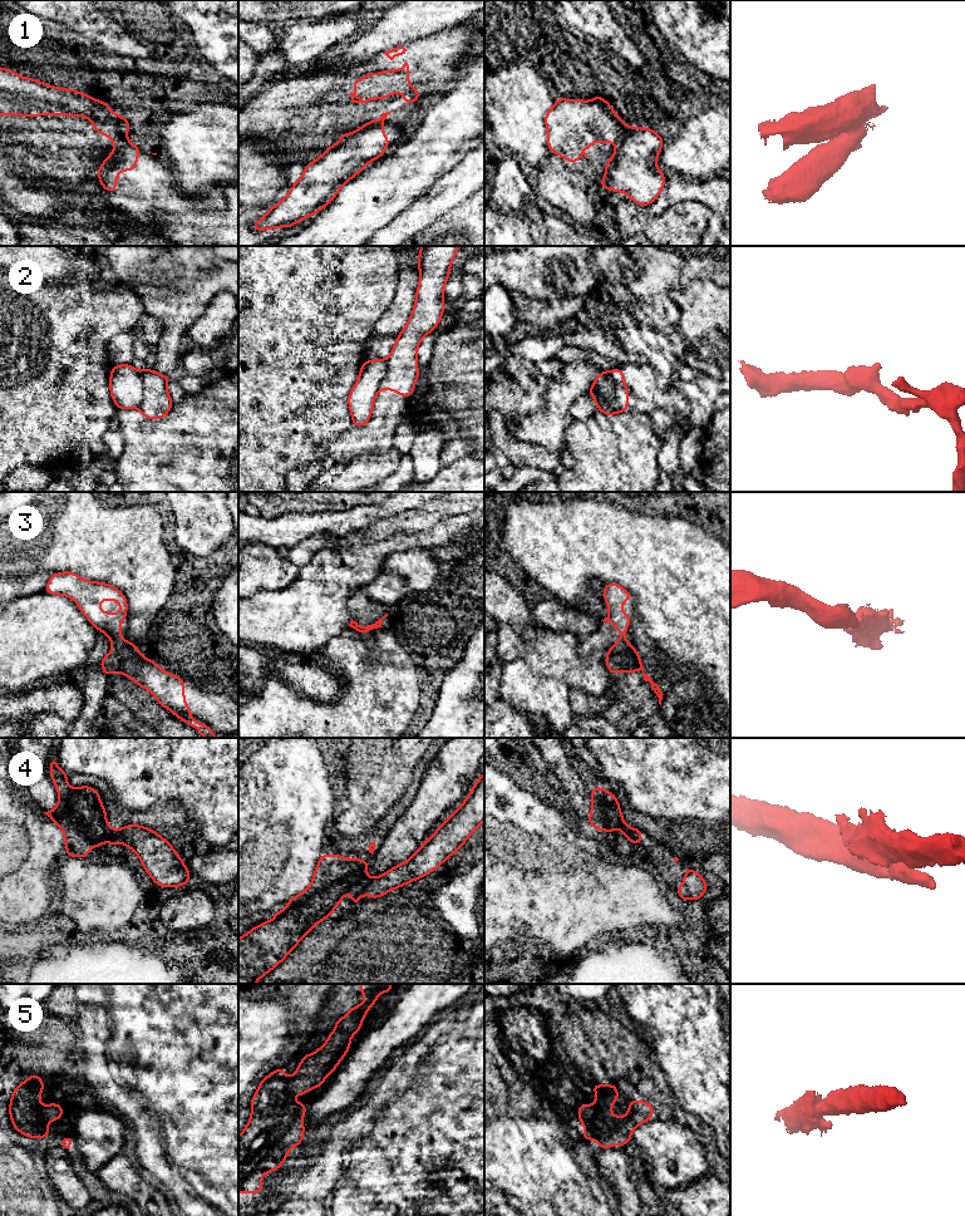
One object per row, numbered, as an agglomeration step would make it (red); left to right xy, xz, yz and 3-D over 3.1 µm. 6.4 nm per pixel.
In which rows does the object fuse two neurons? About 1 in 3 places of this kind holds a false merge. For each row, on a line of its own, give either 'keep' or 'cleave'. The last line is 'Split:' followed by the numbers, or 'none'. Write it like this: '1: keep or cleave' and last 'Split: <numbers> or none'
1: cleave
2: cleave
3: keep
4: cleave
5: keep
Split: 1, 2, 4

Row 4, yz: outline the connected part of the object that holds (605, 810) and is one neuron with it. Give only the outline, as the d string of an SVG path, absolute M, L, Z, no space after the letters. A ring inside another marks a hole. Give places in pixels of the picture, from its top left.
M594 787L591 792L591 816L586 823L595 826L594 833L600 833L600 826L605 827L605 833L612 835L612 828L619 828L629 840L629 842L637 845L631 838L631 832L636 828L630 828L621 814L620 804L616 796L604 789L604 787Z

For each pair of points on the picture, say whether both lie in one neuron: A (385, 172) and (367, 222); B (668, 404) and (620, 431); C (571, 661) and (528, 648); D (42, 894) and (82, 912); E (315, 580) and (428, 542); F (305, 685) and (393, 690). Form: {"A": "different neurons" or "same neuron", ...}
{"A": "same neuron", "B": "different neurons", "C": "same neuron", "D": "different neurons", "E": "same neuron", "F": "different neurons"}

